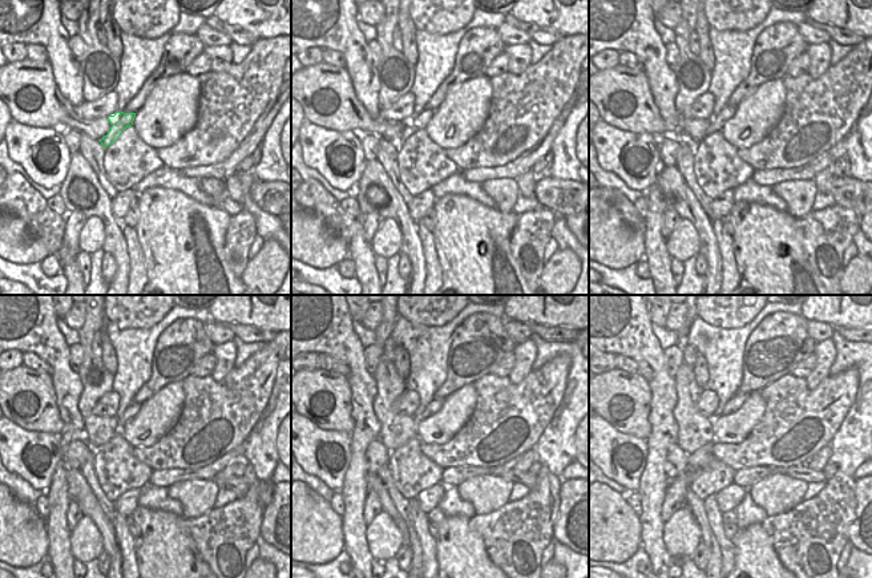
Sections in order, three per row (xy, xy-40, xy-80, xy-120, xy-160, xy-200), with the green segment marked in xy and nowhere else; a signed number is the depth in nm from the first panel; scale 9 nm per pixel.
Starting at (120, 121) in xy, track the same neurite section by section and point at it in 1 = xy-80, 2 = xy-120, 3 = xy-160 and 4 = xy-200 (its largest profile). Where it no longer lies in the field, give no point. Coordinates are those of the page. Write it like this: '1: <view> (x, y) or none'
1: xy-80 (717, 122)
2: xy-120 (133, 408)
3: xy-160 (435, 405)
4: xy-200 (735, 403)

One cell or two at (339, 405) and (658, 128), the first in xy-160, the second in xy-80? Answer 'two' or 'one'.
one

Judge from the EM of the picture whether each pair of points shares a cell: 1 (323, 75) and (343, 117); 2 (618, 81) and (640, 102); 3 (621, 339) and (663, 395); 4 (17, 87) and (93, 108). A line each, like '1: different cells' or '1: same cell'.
1: same cell
2: same cell
3: same cell
4: different cells

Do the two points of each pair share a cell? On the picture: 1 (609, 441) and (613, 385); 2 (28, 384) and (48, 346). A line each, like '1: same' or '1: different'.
1: different
2: different

